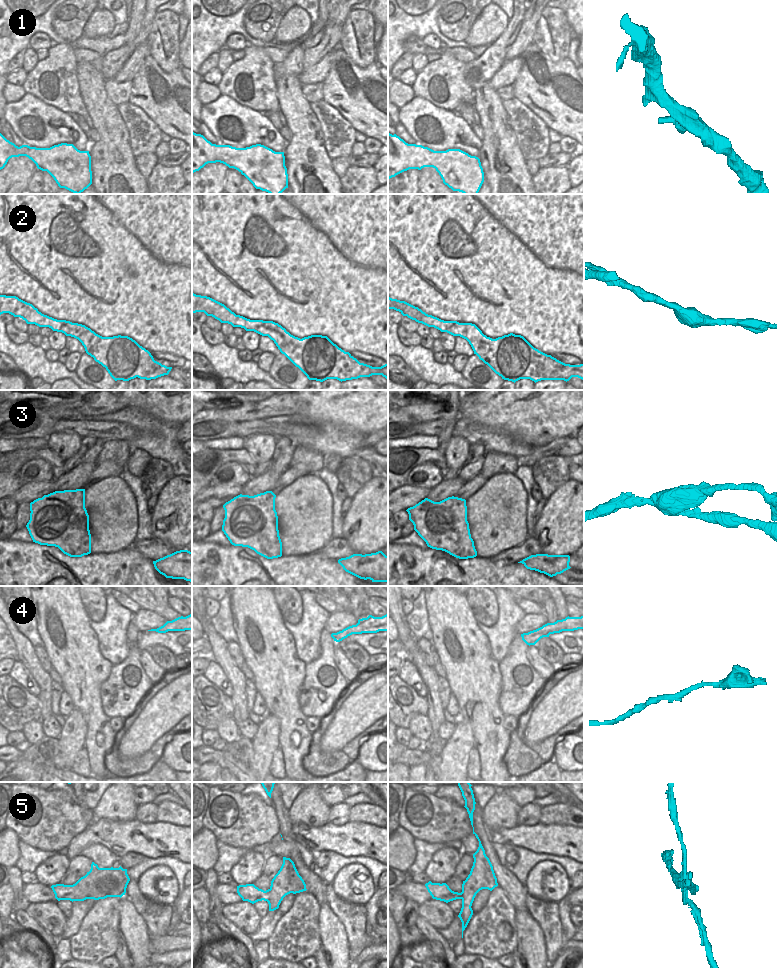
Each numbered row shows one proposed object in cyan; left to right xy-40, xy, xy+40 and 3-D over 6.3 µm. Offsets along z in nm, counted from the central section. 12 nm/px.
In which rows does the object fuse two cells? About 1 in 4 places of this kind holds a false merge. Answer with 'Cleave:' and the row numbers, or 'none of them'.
Cleave: 3, 5.

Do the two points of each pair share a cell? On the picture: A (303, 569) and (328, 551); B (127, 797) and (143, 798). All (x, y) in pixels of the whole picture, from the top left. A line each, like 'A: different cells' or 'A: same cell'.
A: different cells
B: different cells

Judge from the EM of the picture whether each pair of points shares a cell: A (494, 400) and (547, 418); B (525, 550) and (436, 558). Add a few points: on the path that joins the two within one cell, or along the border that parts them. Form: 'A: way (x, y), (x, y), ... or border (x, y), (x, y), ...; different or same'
A: way (507, 400), (530, 401), (534, 405); same
B: border (489, 558), (492, 561), (517, 562); different

